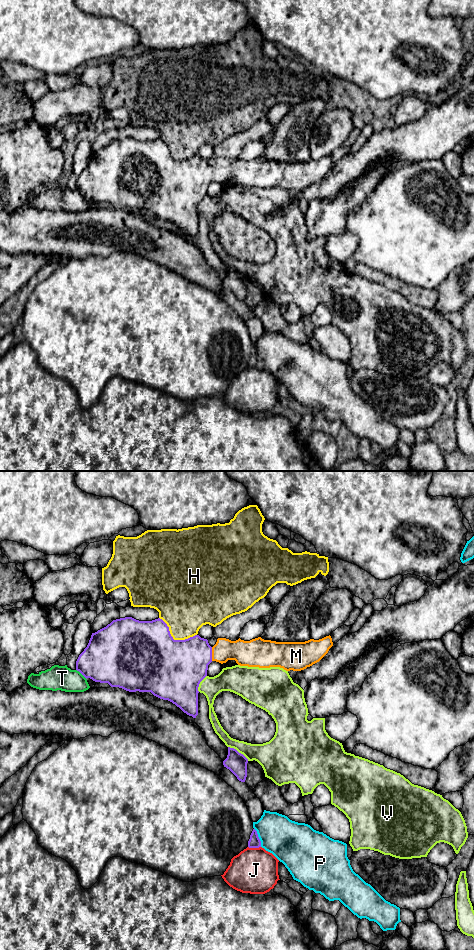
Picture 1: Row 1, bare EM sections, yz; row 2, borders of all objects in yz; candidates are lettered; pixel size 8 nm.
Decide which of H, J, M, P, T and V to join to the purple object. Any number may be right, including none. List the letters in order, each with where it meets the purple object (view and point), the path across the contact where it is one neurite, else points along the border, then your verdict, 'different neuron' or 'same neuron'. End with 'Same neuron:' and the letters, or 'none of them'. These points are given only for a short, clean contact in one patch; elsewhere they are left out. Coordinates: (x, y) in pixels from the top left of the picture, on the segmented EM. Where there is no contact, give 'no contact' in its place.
H: yz (173, 639) | different neuron
J: yz (254, 847) | different neuron
M: yz (211, 654) | across yz (182, 664), (194, 654), (211, 654), (222, 651), (241, 651) | same neuron
P: yz (258, 837) | different neuron
T: yz (81, 673) | different neuron
V: yz (237, 751) | different neuron
Same neuron: M

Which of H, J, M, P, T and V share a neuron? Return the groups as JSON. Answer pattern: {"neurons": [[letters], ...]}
{"neurons": [["H"], ["J"], ["M"], ["P"], ["T"], ["V"]]}

